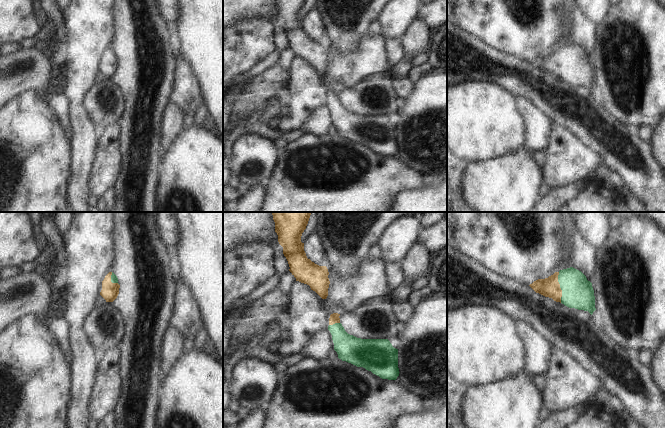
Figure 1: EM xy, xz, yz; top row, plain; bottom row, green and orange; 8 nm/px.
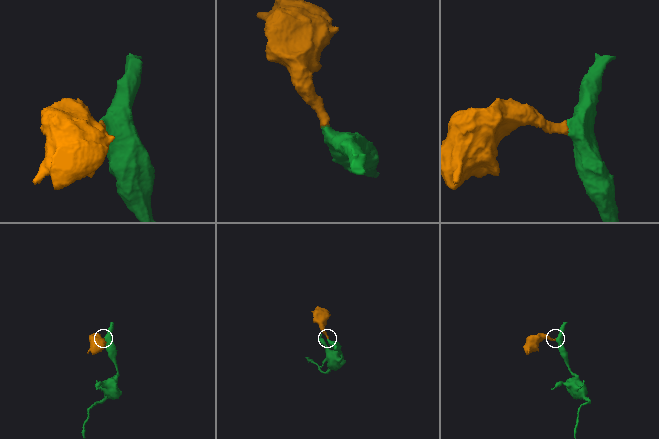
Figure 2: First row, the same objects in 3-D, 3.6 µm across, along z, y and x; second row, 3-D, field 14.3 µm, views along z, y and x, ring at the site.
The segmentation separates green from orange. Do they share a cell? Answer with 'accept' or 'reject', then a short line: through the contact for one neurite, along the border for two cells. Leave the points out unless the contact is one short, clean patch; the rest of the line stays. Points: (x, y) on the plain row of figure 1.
accept | yz (577, 68), (570, 63), (560, 63), (549, 63)

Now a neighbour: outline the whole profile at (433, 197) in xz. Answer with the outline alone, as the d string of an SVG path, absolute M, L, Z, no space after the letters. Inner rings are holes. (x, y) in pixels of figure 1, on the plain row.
M447 180L403 191L390 212L447 212Z

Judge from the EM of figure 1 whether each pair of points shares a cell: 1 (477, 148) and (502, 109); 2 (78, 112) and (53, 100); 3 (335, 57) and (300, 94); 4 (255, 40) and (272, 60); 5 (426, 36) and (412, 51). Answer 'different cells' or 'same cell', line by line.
1: same cell
2: different cells
3: same cell
4: different cells
5: same cell

